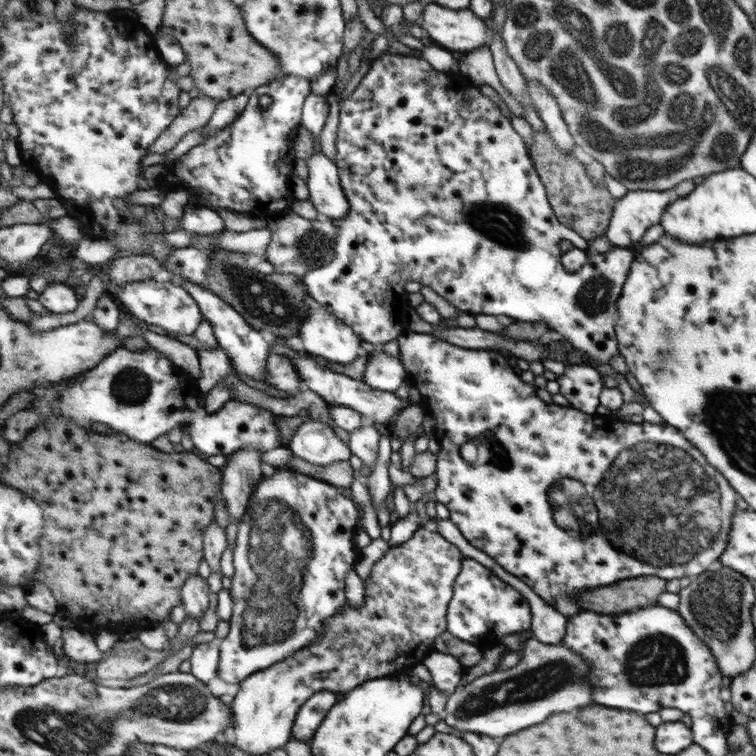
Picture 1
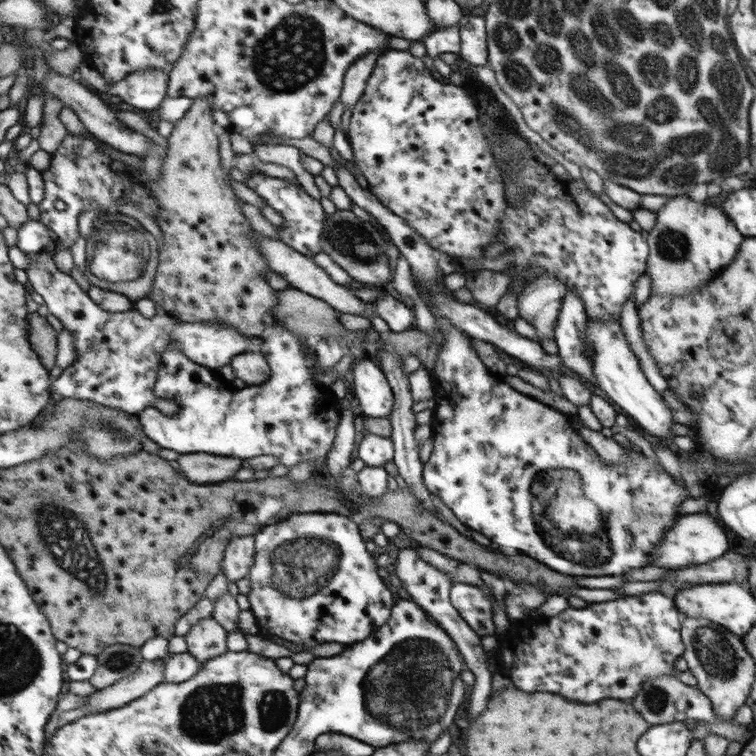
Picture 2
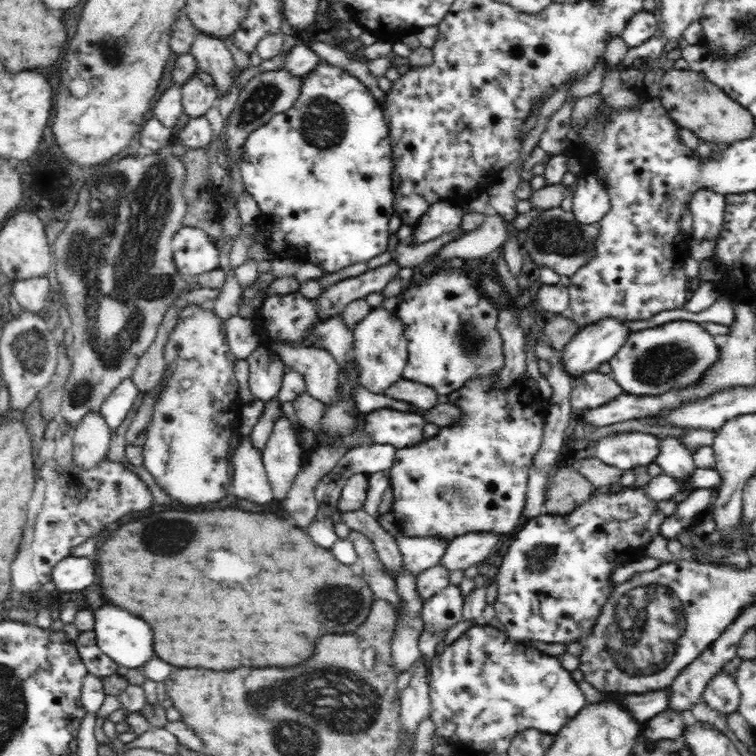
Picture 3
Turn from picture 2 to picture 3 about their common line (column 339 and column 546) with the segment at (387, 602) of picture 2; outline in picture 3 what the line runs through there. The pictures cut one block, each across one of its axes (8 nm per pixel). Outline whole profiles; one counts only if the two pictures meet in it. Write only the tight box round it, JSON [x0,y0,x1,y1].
[494,488,664,643]

